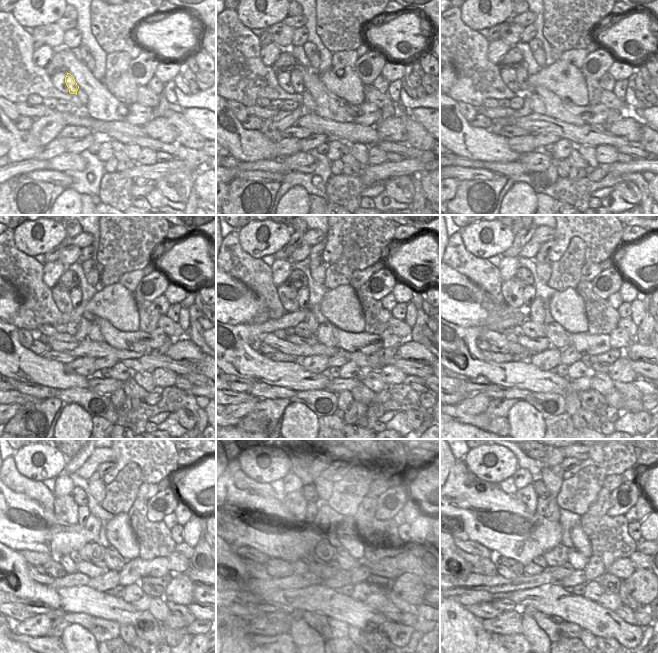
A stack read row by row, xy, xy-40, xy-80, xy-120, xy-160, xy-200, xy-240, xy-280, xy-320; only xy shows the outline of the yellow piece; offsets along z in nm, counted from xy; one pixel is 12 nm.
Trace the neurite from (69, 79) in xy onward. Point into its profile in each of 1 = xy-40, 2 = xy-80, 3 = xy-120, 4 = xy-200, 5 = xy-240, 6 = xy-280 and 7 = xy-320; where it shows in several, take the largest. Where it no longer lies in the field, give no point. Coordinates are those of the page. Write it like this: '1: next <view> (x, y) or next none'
1: next xy-40 (296, 77)
2: next xy-80 (522, 75)
3: next xy-120 (76, 299)
4: next xy-200 (529, 292)
5: next xy-240 (83, 513)
6: next xy-280 (307, 512)
7: next xy-320 (542, 503)

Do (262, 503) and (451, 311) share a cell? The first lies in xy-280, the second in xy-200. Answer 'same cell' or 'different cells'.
same cell

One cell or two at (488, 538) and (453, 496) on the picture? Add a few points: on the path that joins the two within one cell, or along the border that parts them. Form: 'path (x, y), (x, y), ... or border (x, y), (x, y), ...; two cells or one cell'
path (485, 528), (463, 506); one cell

